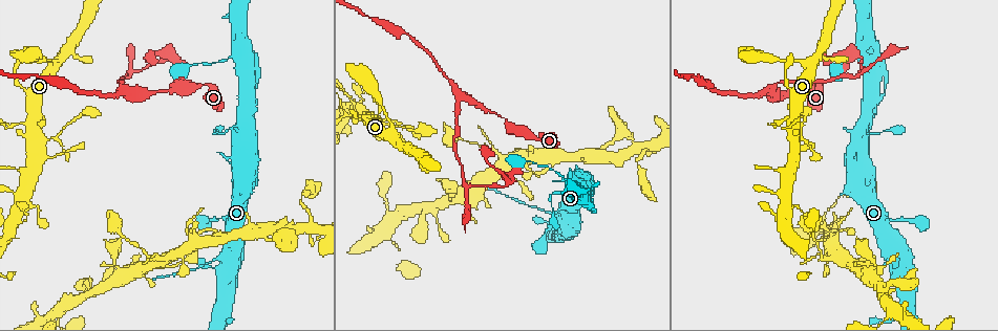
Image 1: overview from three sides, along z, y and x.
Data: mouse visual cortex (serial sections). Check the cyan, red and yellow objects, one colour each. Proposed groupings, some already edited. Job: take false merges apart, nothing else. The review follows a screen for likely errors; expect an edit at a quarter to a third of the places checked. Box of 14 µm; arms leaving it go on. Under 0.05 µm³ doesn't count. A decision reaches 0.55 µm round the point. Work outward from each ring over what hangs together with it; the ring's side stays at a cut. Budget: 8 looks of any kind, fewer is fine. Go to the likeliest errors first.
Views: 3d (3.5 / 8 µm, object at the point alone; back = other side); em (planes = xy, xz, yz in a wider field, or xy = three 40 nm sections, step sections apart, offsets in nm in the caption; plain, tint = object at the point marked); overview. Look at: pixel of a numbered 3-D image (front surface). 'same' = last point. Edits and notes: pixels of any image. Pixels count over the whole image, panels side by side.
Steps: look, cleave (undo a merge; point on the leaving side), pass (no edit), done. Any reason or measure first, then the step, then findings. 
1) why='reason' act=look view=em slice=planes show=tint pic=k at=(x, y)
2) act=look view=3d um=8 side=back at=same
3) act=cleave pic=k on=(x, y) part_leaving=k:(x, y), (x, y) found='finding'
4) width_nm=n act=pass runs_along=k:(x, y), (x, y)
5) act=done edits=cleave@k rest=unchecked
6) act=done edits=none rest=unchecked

why='three-way junction' act=look view=3d um=8 pic=1 at=(126, 89)

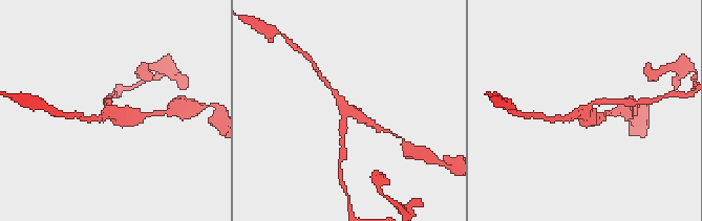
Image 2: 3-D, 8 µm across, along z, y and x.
act=look view=3d um=3.5 pic=2 at=(351, 111)

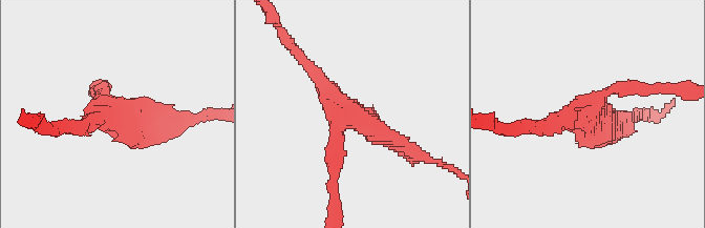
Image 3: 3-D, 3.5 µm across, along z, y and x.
arms=3 arm_widths_nm=200,200,200 why='now the EM' act=look view=em slice=xy step=2 show=tint pic=3 at=(588, 113)

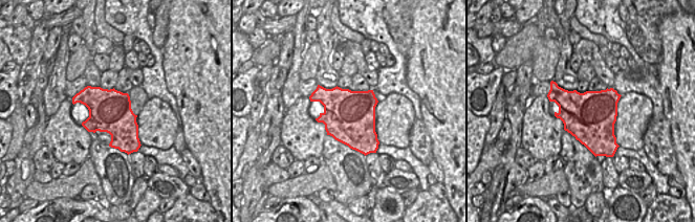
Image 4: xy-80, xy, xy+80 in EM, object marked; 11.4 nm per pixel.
act=pass runs_along=3:(171, 131), (139, 131), (97, 89) found='one cell here'

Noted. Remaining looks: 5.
why='three arms meet' act=look view=3d um=3.5 pic=1 at=(468, 187)

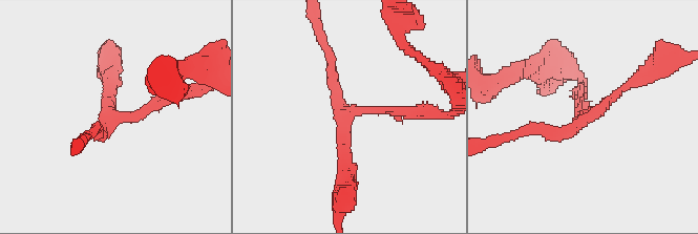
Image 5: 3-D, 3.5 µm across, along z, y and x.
arms=3 arm_widths_nm=150,150,200 act=look view=em slice=xy step=2 show=tint pic=5 at=(347, 112)

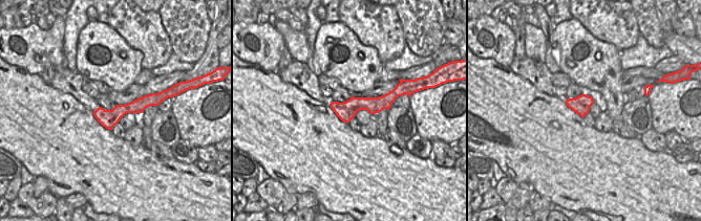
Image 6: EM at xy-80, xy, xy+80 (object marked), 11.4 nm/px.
act=pass runs_along=6:(157, 97), (115, 114), (97, 114) found='one cell here'

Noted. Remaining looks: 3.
why='sudden change in width' act=look view=3d um=8 pic=1 at=(401, 126)

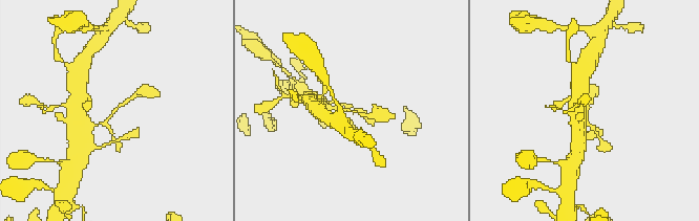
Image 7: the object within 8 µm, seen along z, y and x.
arm_widths_nm=150,150 why='shape alone is not enough' act=look view=em slice=xy step=1 show=tint pic=7 at=(117, 109)

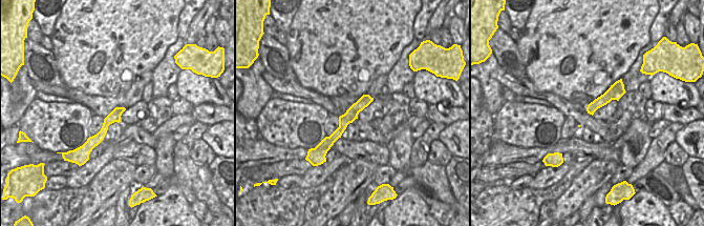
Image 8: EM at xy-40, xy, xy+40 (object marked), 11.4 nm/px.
act=pass runs_along=7:(91, 126), (106, 122), (140, 91) found='continuous, no second cell'

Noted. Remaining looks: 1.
act=done edits=none rest=unchecked

